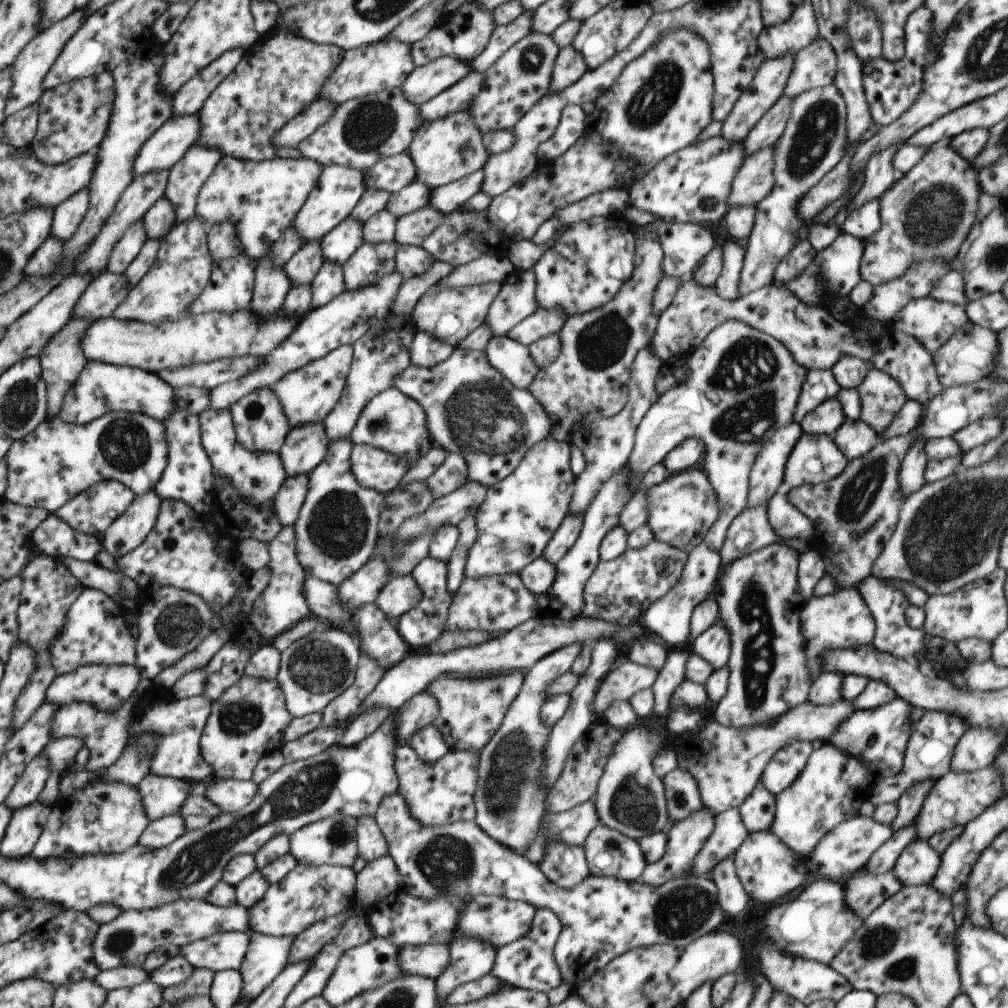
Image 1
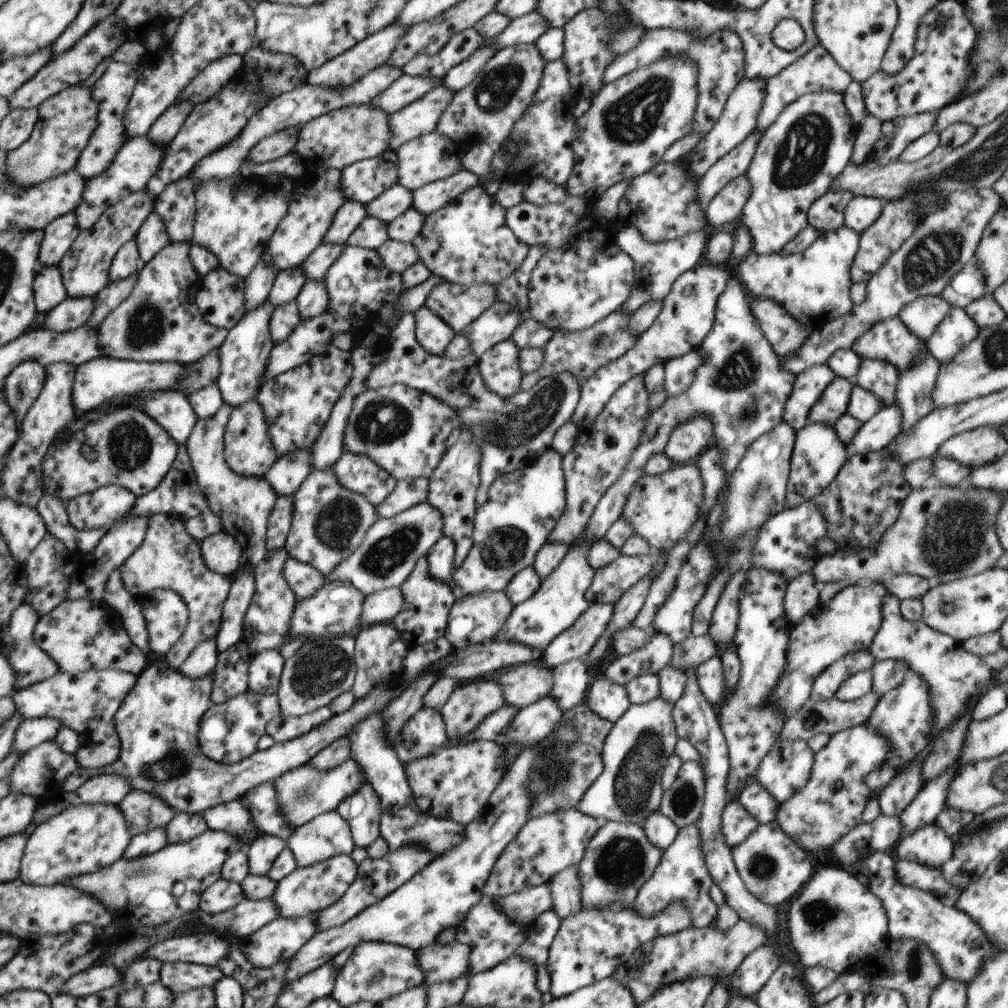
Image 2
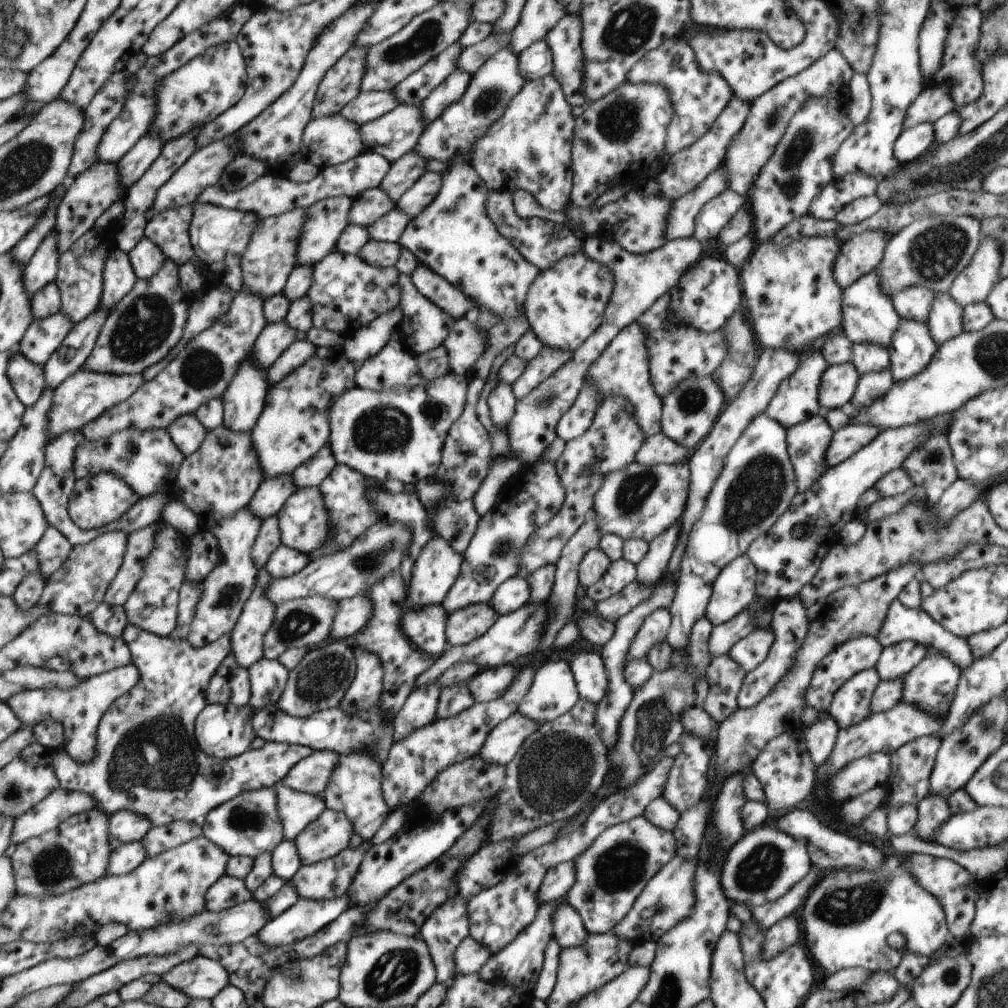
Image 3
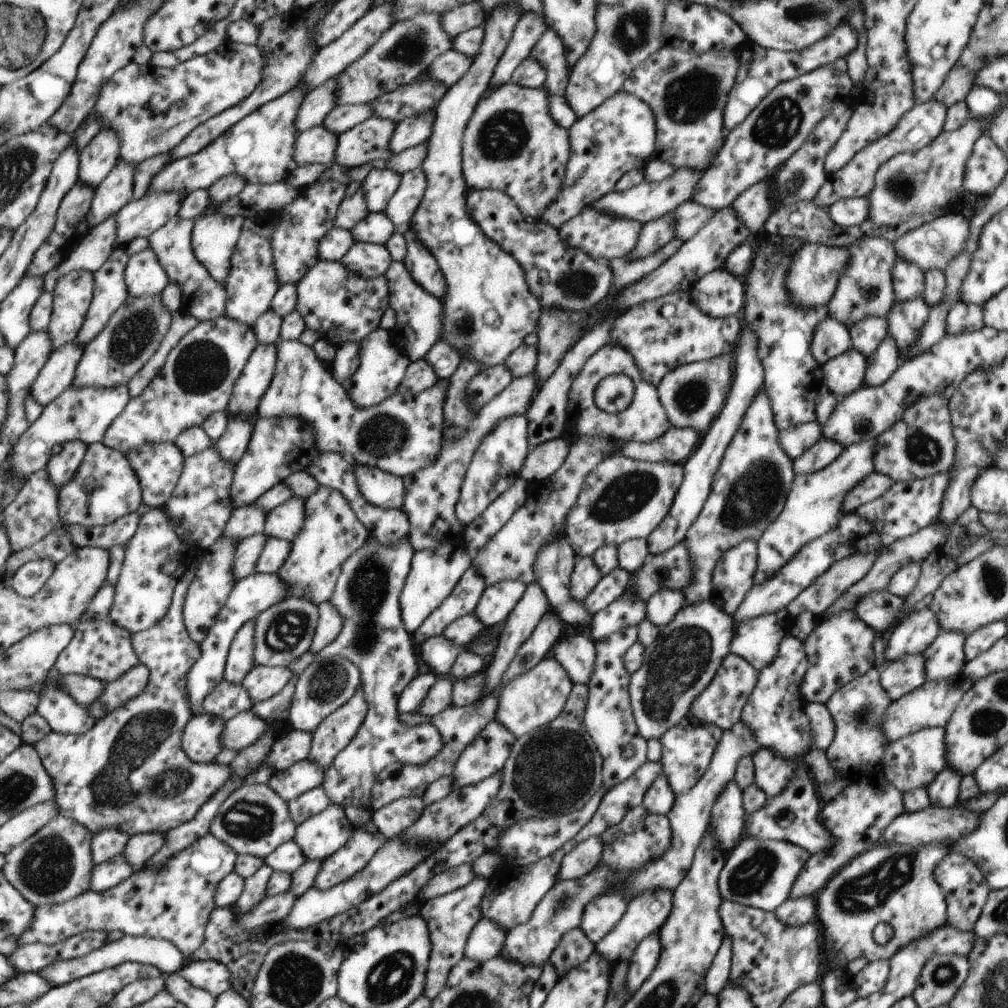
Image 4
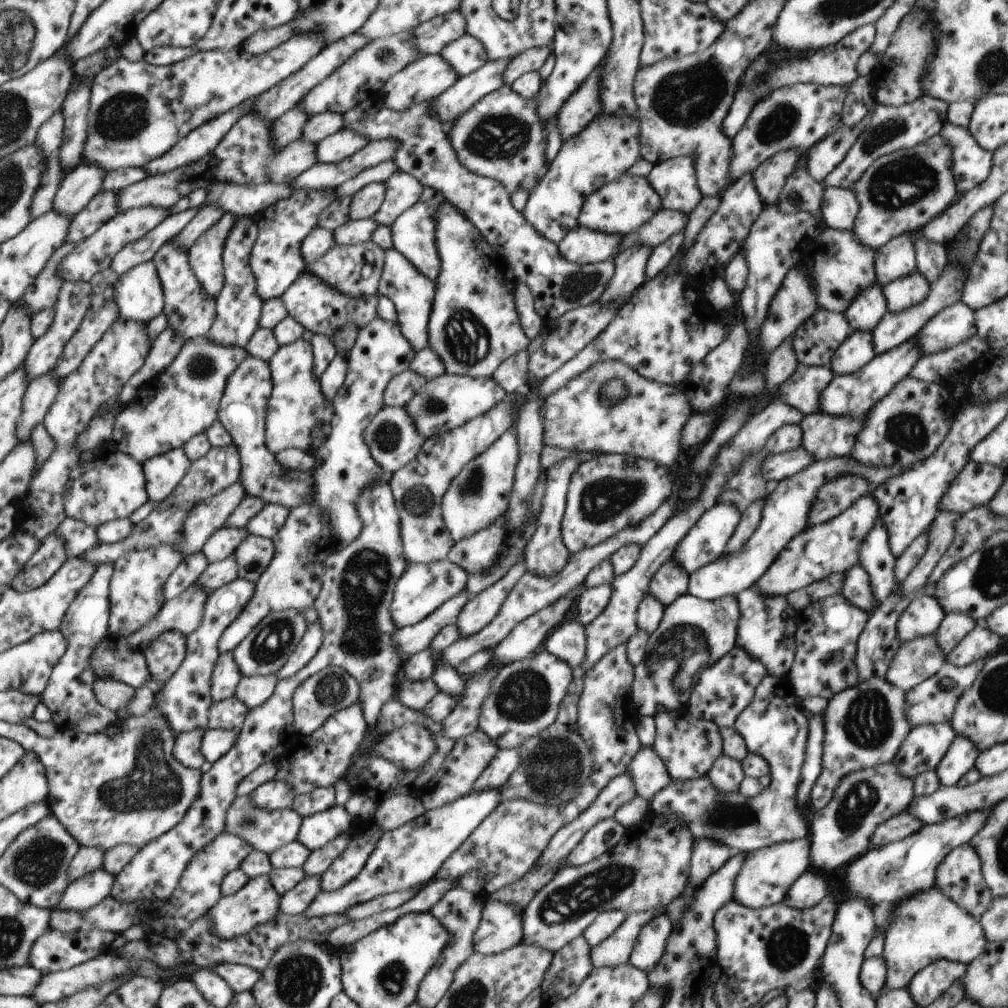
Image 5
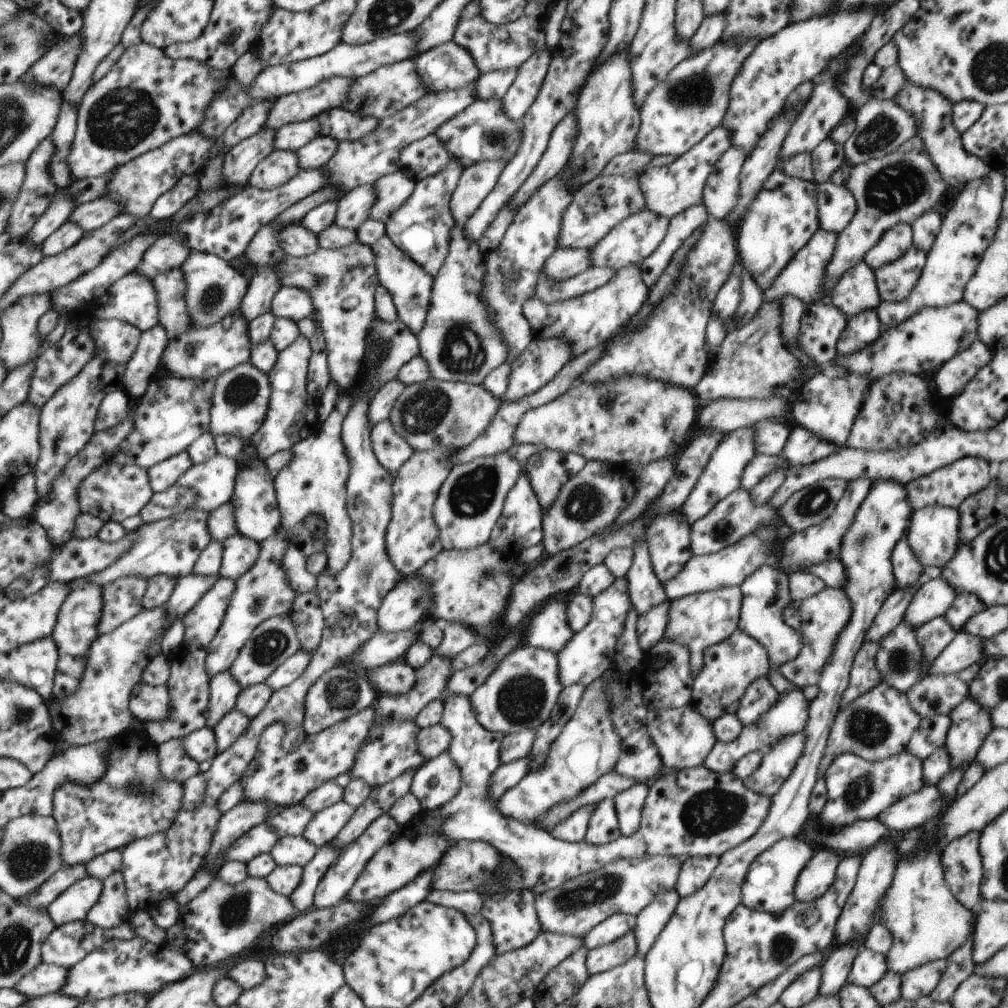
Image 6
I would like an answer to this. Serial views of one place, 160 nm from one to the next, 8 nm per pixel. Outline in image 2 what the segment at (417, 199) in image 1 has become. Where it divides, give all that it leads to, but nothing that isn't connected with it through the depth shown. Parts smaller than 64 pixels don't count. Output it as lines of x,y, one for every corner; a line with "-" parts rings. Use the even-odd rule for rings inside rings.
396,184
366,204
367,214
388,224
412,207
412,199
413,191

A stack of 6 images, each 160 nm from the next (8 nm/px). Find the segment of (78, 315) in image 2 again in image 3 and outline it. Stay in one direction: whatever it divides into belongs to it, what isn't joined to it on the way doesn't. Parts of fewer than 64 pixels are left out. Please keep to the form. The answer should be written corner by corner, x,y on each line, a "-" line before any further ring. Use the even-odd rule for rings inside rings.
62,311
42,320
36,319
18,344
18,350
28,360
44,366
49,356
62,346
63,340
73,328
73,320

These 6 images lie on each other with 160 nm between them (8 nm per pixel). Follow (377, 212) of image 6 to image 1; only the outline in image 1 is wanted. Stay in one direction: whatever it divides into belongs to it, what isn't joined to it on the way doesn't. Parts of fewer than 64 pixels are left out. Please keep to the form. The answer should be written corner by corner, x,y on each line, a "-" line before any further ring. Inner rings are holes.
480,169
460,180
439,186
432,191
431,201
428,205
432,205
444,214
456,211
474,194
483,190
484,179
484,169

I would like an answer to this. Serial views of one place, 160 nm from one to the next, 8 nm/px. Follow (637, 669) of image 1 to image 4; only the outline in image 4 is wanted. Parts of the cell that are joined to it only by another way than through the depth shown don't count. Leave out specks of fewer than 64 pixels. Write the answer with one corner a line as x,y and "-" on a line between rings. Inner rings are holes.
663,588
645,602
645,619
661,629
676,616
683,607
683,602
682,592

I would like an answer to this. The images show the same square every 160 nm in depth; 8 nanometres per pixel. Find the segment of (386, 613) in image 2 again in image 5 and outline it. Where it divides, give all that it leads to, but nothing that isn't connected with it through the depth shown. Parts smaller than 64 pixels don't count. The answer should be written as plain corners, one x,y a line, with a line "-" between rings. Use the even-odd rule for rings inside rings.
316,620
308,625
309,627
304,633
300,644
290,655
286,664
276,673
279,680
294,676
294,674
301,668
304,668
318,652
319,646
323,642
324,634
321,622

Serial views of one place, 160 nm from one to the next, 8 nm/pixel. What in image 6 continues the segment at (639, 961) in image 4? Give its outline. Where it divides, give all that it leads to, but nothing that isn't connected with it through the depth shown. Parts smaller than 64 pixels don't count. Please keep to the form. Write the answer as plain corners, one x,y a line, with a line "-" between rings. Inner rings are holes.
676,890
660,893
637,914
633,928
637,946
636,956
644,958
648,954
654,941
675,913
680,899

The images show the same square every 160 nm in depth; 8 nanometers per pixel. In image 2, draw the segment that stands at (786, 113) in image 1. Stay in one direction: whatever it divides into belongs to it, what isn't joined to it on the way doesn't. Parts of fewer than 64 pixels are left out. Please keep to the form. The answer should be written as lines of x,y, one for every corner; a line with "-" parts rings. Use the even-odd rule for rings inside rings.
754,129
734,150
723,156
702,176
697,188
697,201
706,210
712,197
738,175
744,175
750,166
764,132

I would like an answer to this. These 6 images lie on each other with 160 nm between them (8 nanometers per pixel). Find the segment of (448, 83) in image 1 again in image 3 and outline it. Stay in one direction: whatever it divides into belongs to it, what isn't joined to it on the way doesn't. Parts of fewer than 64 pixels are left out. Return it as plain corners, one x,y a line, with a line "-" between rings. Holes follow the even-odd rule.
392,90
361,91
340,112
345,119
363,125
368,121
376,120
390,112
399,104
397,96

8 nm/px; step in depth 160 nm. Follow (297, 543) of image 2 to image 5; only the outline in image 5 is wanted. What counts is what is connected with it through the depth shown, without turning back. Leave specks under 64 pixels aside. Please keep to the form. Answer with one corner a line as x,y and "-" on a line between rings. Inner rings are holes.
267,503
256,516
250,519
246,528
252,535
273,539
284,526
290,511
288,507

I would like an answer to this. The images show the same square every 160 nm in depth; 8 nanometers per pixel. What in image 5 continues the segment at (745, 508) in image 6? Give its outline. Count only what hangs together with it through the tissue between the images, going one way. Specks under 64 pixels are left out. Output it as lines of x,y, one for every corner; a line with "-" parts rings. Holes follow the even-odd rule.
716,503
710,507
692,528
688,530
686,536
676,545
674,549
673,560
678,563
689,576
699,568
718,560
723,555
724,549
728,544
728,539
735,531
740,522
742,514
731,504

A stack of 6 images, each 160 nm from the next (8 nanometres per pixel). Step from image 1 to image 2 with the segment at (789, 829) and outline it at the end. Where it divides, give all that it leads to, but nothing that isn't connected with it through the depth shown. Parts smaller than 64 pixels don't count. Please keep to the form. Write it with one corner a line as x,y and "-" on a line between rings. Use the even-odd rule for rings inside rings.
867,724
858,725
832,735
830,740
818,752
815,752
808,782
804,788
797,790
788,800
779,804
774,822
806,852
814,852
814,854
827,852
831,844
834,844
836,840
844,836
844,833
863,820
865,806
872,798
872,790
865,783
865,778
874,768
884,764
885,756
890,749
889,738

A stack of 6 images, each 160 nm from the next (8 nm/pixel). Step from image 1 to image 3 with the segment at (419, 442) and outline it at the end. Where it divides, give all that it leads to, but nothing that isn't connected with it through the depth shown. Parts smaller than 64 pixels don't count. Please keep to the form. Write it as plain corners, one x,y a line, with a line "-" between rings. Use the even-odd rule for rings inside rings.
450,372
422,385
400,385
373,391
355,386
333,399
329,412
329,447
340,464
361,472
368,480
378,483
398,481
405,485
432,478
441,463
441,452
450,427
462,416
467,406
470,378

